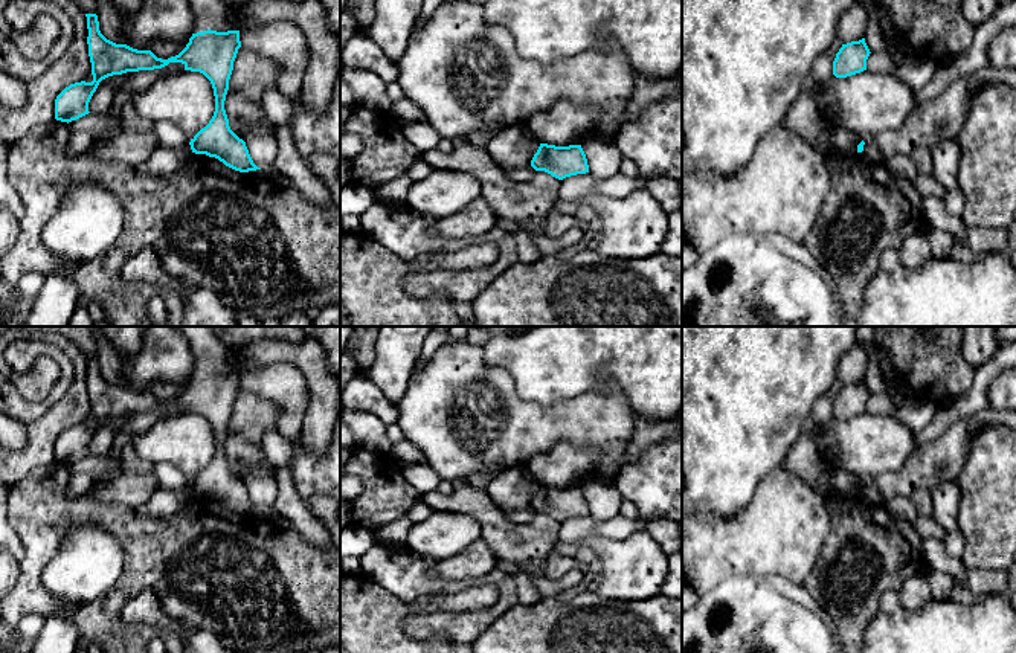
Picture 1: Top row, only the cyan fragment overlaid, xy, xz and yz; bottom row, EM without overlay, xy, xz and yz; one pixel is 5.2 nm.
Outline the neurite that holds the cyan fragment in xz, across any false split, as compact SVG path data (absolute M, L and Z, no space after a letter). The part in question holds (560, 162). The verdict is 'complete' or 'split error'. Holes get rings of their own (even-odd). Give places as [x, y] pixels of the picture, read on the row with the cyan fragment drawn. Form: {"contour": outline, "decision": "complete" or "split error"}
{"contour": "M540 143L531 160L535 171L545 171L563 180L571 175L589 172L589 165L581 145L555 146Z", "decision": "complete"}

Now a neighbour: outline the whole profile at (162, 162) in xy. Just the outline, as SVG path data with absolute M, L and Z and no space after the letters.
M191 145L175 150L159 146L145 163L136 168L136 172L139 175L168 175L178 169L191 154Z

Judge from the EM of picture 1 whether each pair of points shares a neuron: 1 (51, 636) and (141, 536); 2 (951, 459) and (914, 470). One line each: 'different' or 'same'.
1: different
2: same

